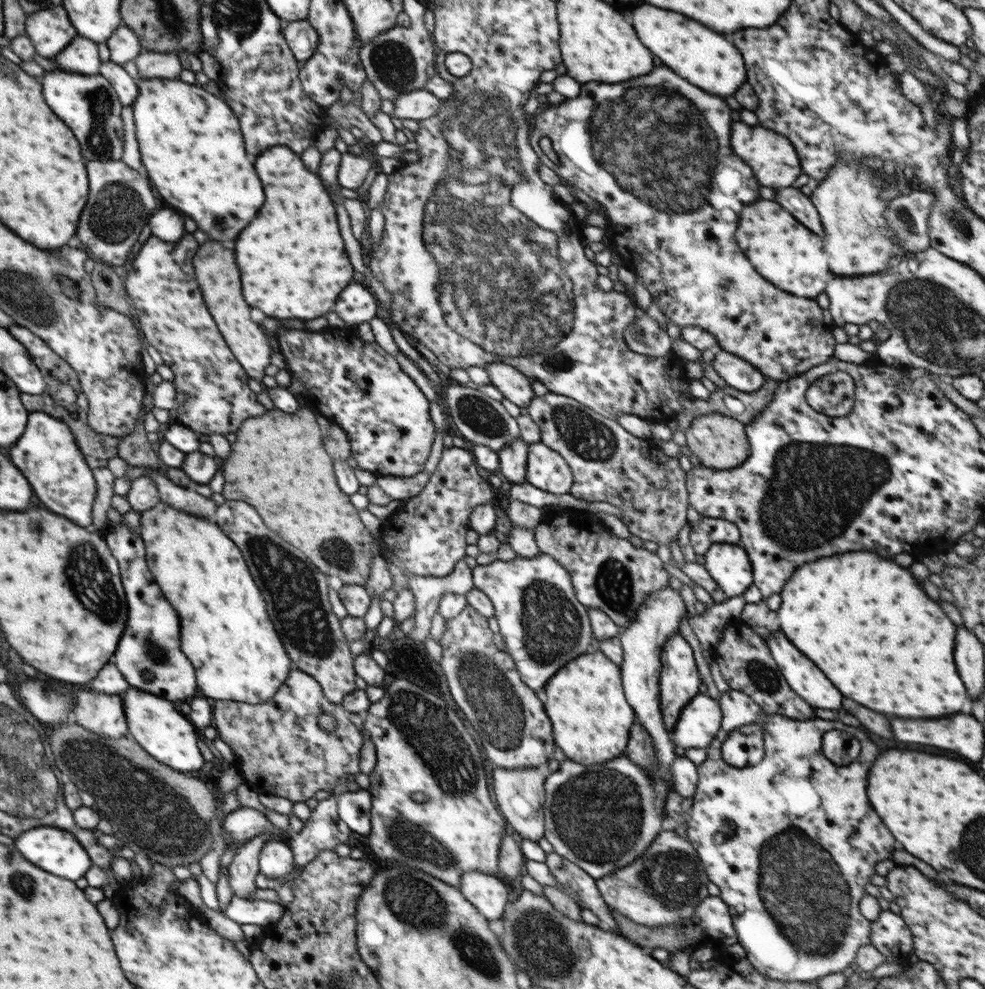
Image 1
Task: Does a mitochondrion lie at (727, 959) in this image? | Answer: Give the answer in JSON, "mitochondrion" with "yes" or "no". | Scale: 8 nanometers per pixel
{"mitochondrion":"no"}

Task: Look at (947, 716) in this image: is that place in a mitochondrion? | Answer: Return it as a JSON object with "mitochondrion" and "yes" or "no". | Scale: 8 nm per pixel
{"mitochondrion":"no"}

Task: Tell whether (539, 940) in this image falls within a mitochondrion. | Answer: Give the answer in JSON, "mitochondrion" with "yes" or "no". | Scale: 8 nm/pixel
{"mitochondrion":"yes"}

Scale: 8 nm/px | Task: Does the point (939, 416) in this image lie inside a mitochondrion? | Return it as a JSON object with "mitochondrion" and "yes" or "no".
{"mitochondrion":"no"}

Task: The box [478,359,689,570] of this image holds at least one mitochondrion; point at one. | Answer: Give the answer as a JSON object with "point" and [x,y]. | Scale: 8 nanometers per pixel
{"point":[586,436]}

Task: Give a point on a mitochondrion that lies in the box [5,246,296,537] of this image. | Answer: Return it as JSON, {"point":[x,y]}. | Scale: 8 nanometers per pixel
{"point":[63,296]}

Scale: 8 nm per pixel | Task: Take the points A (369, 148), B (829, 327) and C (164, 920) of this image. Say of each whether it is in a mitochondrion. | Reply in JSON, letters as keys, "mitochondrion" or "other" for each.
{"A":"other","B":"other","C":"other"}

